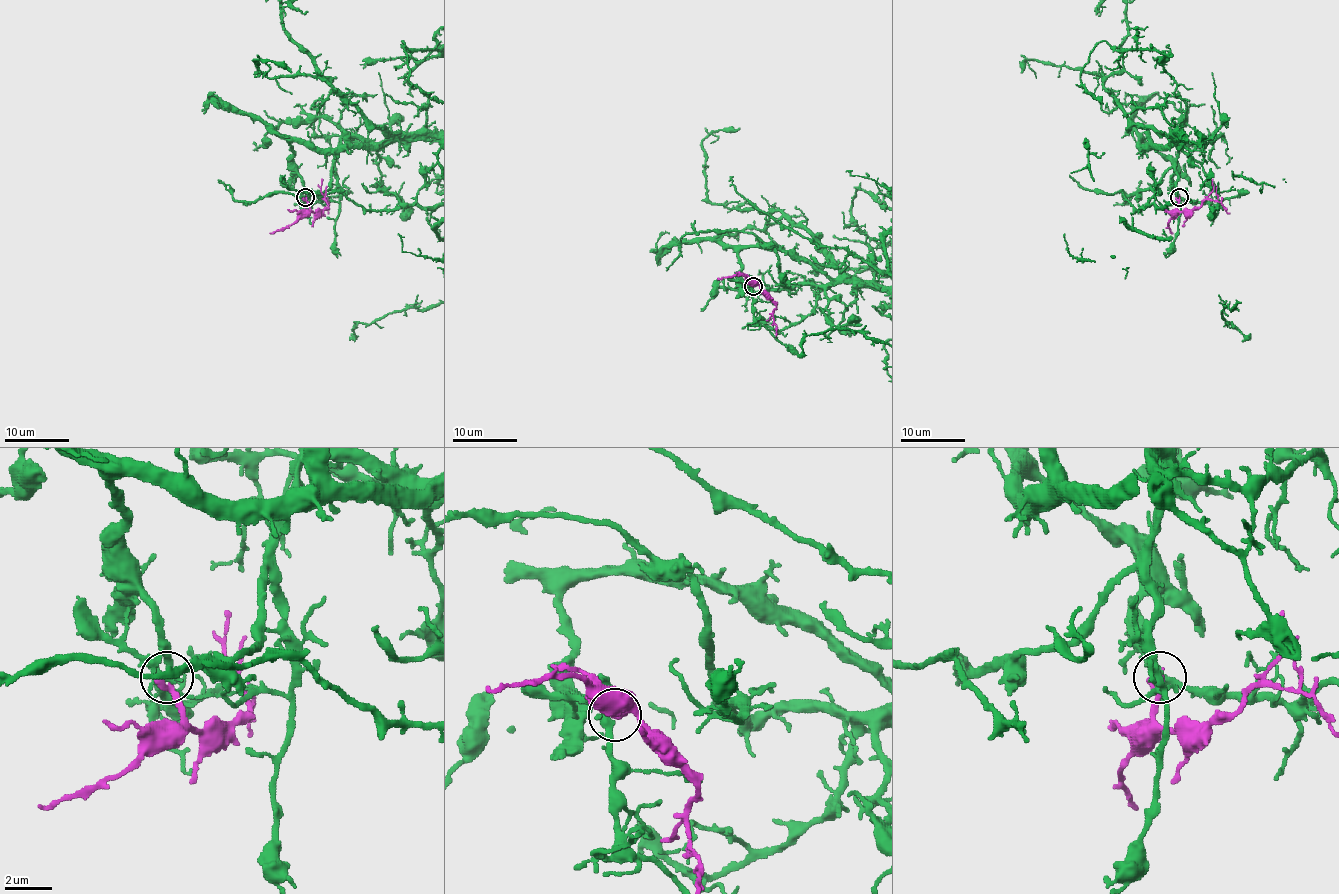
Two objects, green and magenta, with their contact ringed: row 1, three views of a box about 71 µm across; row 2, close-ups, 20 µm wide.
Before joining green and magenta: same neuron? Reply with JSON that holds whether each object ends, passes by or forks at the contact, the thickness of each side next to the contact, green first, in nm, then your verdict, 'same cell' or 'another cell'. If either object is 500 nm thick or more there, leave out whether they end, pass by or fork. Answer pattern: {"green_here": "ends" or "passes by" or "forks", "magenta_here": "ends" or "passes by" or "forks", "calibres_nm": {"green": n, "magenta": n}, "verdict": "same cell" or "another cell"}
{"green_here": "forks", "magenta_here": "ends", "calibres_nm": {"green": 280, "magenta": 320}, "verdict": "same cell"}

